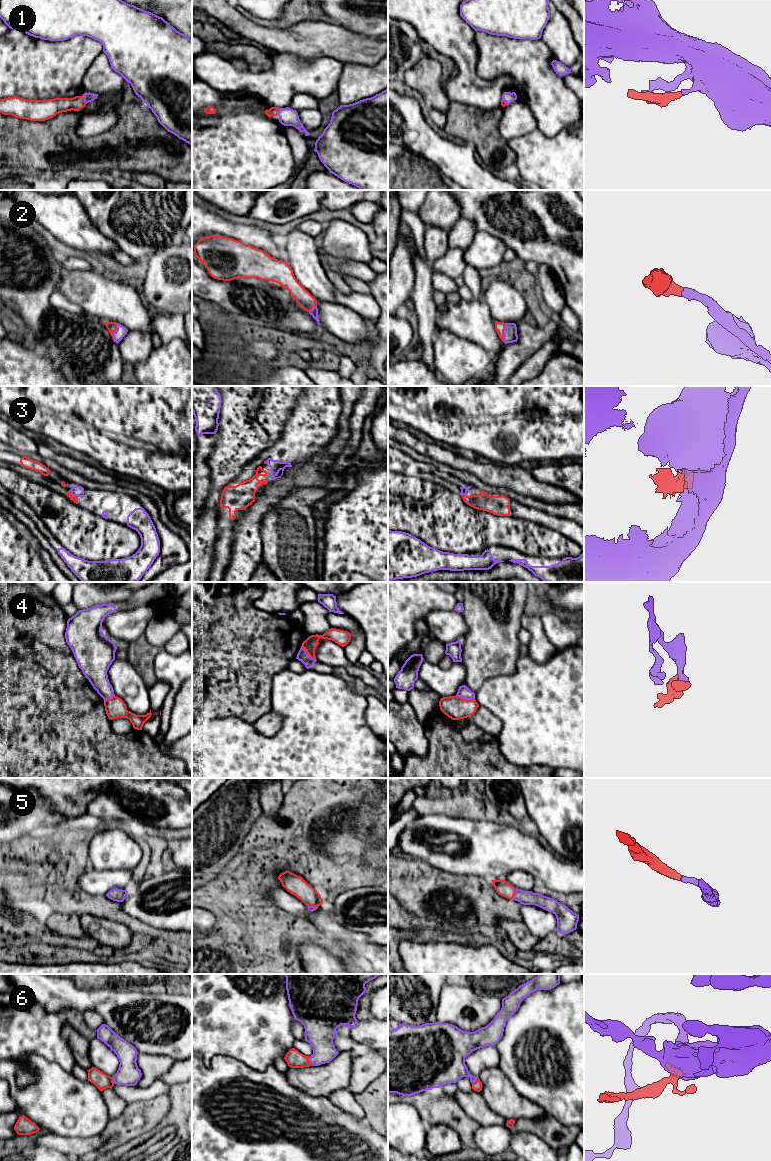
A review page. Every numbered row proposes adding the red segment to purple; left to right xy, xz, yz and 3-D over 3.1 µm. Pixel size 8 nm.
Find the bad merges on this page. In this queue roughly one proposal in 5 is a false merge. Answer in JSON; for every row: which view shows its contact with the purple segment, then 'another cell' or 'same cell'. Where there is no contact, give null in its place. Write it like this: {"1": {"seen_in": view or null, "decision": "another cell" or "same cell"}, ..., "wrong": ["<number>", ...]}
{"1": {"seen_in": "xy", "decision": "same cell"}, "2": {"seen_in": "xy", "decision": "same cell"}, "3": {"seen_in": "xy", "decision": "same cell"}, "4": {"seen_in": "yz", "decision": "another cell"}, "5": {"seen_in": "yz", "decision": "same cell"}, "6": {"seen_in": "xz", "decision": "same cell"}, "wrong": ["4"]}

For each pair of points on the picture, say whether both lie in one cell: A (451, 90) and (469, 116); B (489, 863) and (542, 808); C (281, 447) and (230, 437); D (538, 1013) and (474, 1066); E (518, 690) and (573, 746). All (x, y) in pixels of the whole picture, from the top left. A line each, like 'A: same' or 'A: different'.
A: different
B: different
C: different
D: different
E: same

